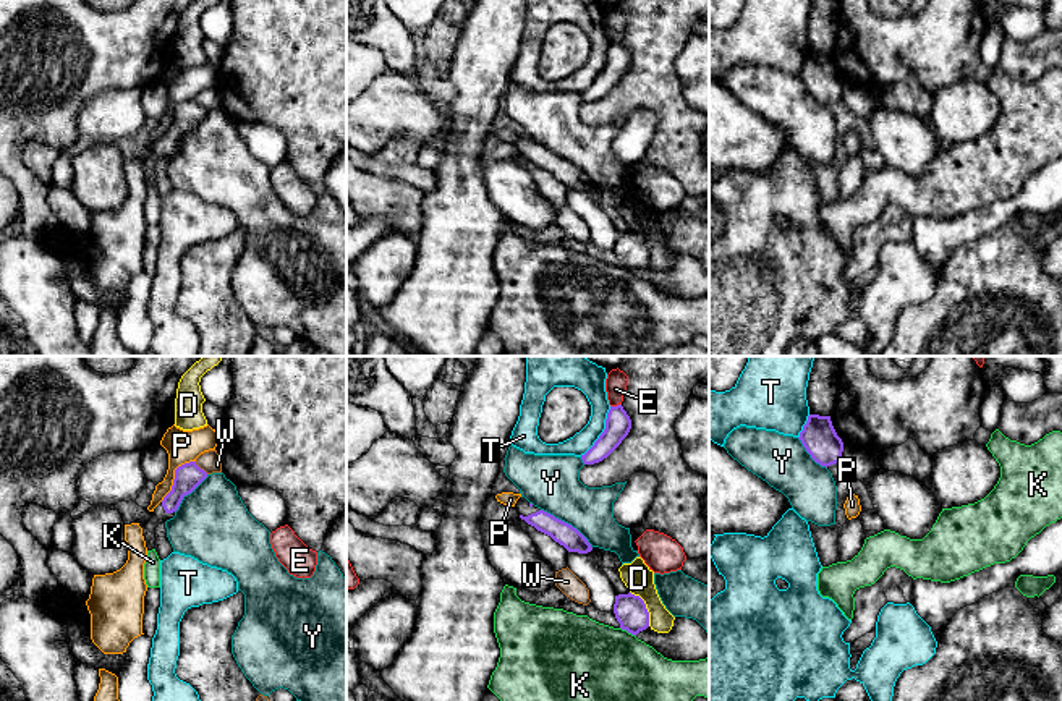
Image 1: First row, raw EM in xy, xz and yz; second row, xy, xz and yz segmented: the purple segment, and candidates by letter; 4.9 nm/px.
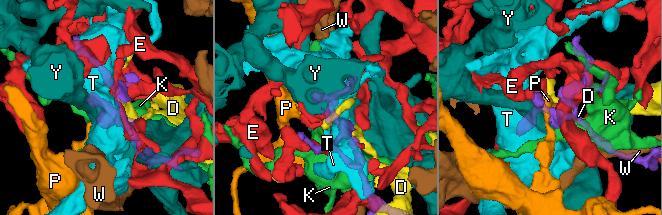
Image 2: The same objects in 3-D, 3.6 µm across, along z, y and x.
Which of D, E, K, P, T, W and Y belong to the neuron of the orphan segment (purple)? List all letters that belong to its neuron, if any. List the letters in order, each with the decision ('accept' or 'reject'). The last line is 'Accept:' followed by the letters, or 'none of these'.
D: reject
E: reject
K: reject
P: reject
T: reject
W: reject
Y: reject
Accept: none of these

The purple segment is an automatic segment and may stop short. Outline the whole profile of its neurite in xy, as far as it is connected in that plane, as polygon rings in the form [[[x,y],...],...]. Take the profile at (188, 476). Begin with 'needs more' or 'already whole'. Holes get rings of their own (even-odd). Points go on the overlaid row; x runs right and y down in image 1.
needs more; [[[196,461],[185,463],[175,469],[172,491],[154,508],[149,523],[142,526],[147,550],[155,549],[155,528],[173,518],[183,497],[191,494],[206,478],[207,473]]]

